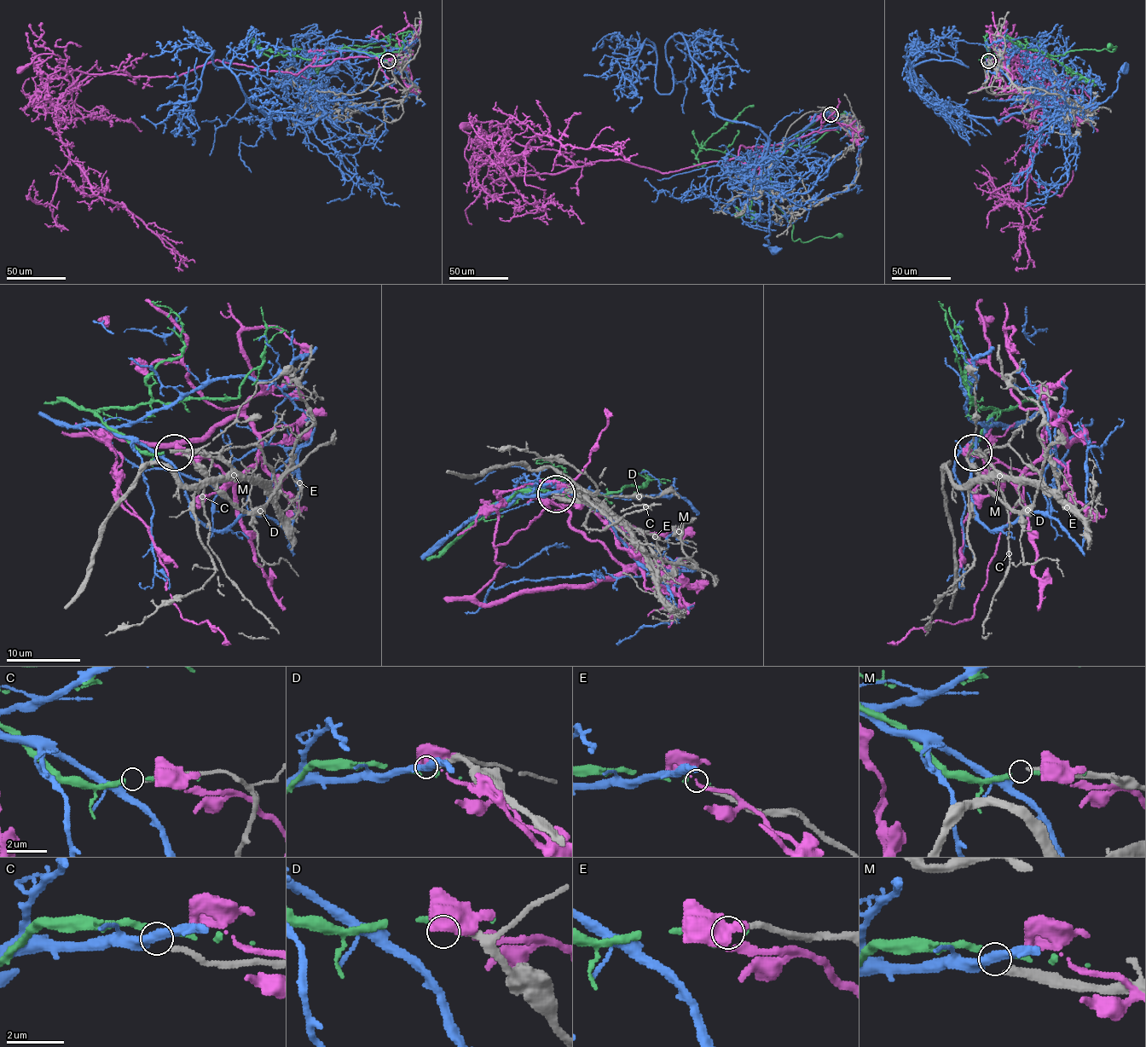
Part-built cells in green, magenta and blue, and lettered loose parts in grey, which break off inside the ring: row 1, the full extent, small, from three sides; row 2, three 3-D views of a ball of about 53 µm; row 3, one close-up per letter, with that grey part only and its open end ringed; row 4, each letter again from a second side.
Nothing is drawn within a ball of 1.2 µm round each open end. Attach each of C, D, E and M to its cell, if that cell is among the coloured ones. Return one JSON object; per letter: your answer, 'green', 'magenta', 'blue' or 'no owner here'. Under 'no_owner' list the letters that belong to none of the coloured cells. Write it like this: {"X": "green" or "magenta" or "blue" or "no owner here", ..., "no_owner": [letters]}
{"C": "blue", "D": "no owner here", "E": "green", "M": "no owner here", "no_owner": ["D", "M"]}

